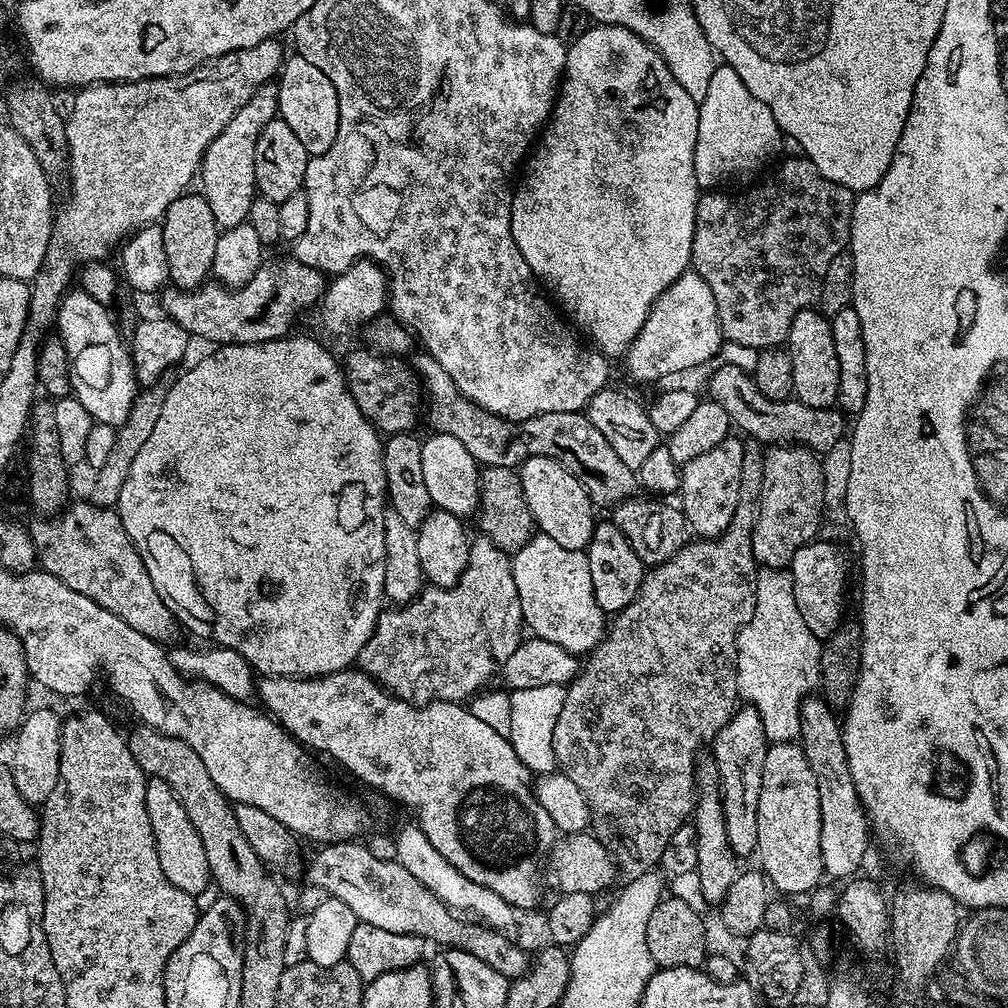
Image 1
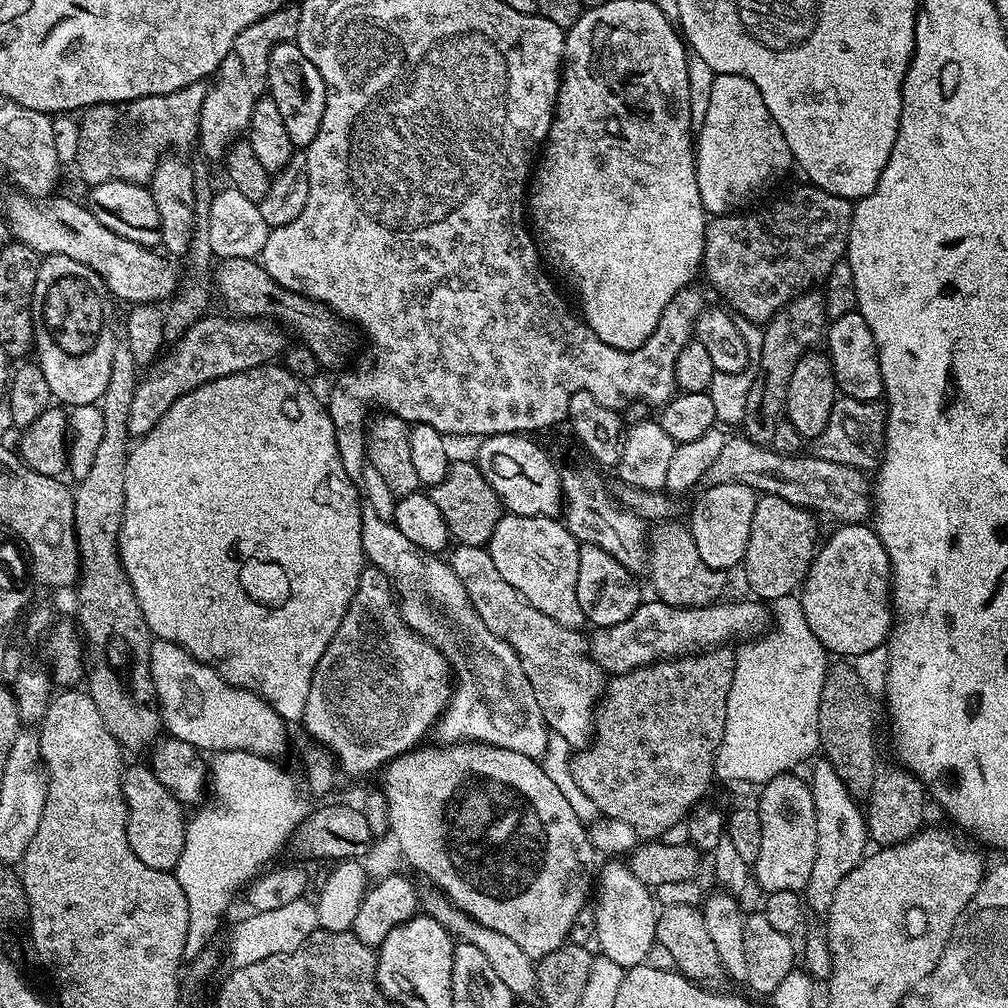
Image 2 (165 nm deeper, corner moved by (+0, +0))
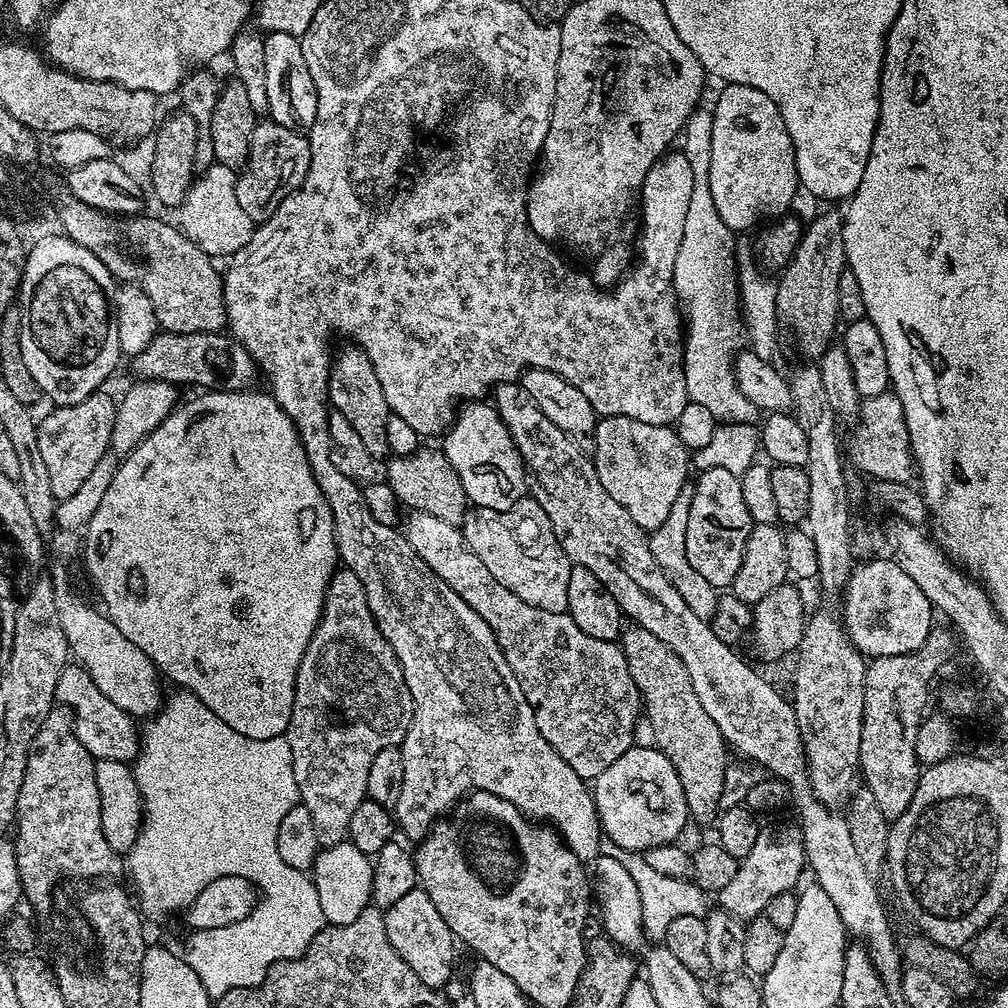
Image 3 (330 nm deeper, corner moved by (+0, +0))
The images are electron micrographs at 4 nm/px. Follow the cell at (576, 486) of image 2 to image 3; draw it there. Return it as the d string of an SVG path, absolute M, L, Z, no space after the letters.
M512 381L497 384L492 392L492 402L499 411L499 416L506 422L507 428L514 438L515 446L524 460L529 474L530 492L532 498L546 511L551 528L563 552L567 554L573 565L590 570L592 574L610 591L614 600L618 602L621 613L631 620L637 627L649 630L656 638L661 638L682 659L690 675L690 682L694 685L694 694L698 694L698 702L706 709L706 714L714 718L714 726L724 736L724 741L733 749L736 748L744 756L749 756L756 764L769 768L768 772L779 780L784 780L791 789L791 795L800 811L798 827L804 833L804 858L810 865L815 883L830 894L838 910L838 918L842 918L844 931L849 937L863 943L868 949L870 958L886 986L886 990L893 998L900 995L900 977L902 975L901 949L898 947L898 936L892 933L892 924L888 921L888 912L884 909L884 900L876 889L877 877L866 870L865 863L854 847L853 837L850 835L850 826L839 811L823 804L812 790L808 780L808 757L804 752L804 742L800 737L796 712L791 703L772 684L767 684L762 677L738 654L729 644L718 638L711 623L695 614L682 598L682 594L675 589L668 576L657 564L649 546L649 535L638 522L632 518L603 487L598 479L596 463L593 457L586 454L581 441L573 438L564 430L559 429L546 418L534 402L534 398L527 393L523 383Z

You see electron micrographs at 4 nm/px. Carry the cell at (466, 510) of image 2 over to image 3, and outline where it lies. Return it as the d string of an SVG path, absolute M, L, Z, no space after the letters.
M421 446L405 456L392 456L387 464L386 482L405 509L434 514L434 518L442 518L442 522L463 525L470 511L468 495L466 490L462 490L462 478L458 478L458 470L450 466L450 458L446 458L439 447Z

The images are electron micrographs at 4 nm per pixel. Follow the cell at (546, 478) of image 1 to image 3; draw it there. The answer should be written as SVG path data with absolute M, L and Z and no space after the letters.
M465 403L455 413L448 431L443 433L443 440L442 451L446 458L450 458L450 466L458 470L458 478L462 478L462 490L466 490L469 505L506 510L525 499L530 488L529 474L506 422L491 403Z

